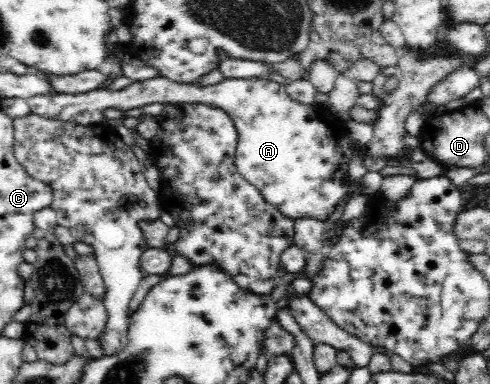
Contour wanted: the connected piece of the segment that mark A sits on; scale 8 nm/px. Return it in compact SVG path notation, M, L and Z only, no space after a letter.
M165 76L155 77L155 79L145 79L145 81L133 81L130 86L123 88L122 90L109 90L108 88L99 88L95 91L87 91L87 93L79 94L59 94L59 93L49 93L49 95L33 95L33 97L27 98L27 103L30 107L30 112L40 115L41 117L47 117L55 120L73 122L75 124L81 125L91 125L104 122L101 117L101 111L103 109L115 108L119 110L135 109L135 107L143 107L144 105L149 105L149 103L163 103L163 104L179 104L179 103L204 103L205 105L210 105L211 107L218 107L222 109L231 119L234 121L235 127L237 128L239 137L238 144L236 147L236 156L234 157L235 165L237 166L238 173L242 175L245 181L249 181L251 185L257 187L259 192L263 194L263 198L269 202L269 204L275 206L275 208L281 211L283 216L287 216L295 221L301 216L313 216L321 221L327 221L329 216L333 213L335 206L341 199L346 199L346 202L353 196L362 194L358 186L364 186L363 183L360 185L360 181L350 182L348 179L347 165L349 165L349 160L353 157L355 153L355 143L348 135L348 129L344 125L344 121L341 117L338 117L328 106L321 106L319 104L303 105L298 101L293 101L289 97L289 94L284 88L284 84L279 84L267 80L266 78L255 78L247 77L243 79L224 79L215 85L208 85L205 87L197 87L196 85L179 83L167 79Z

